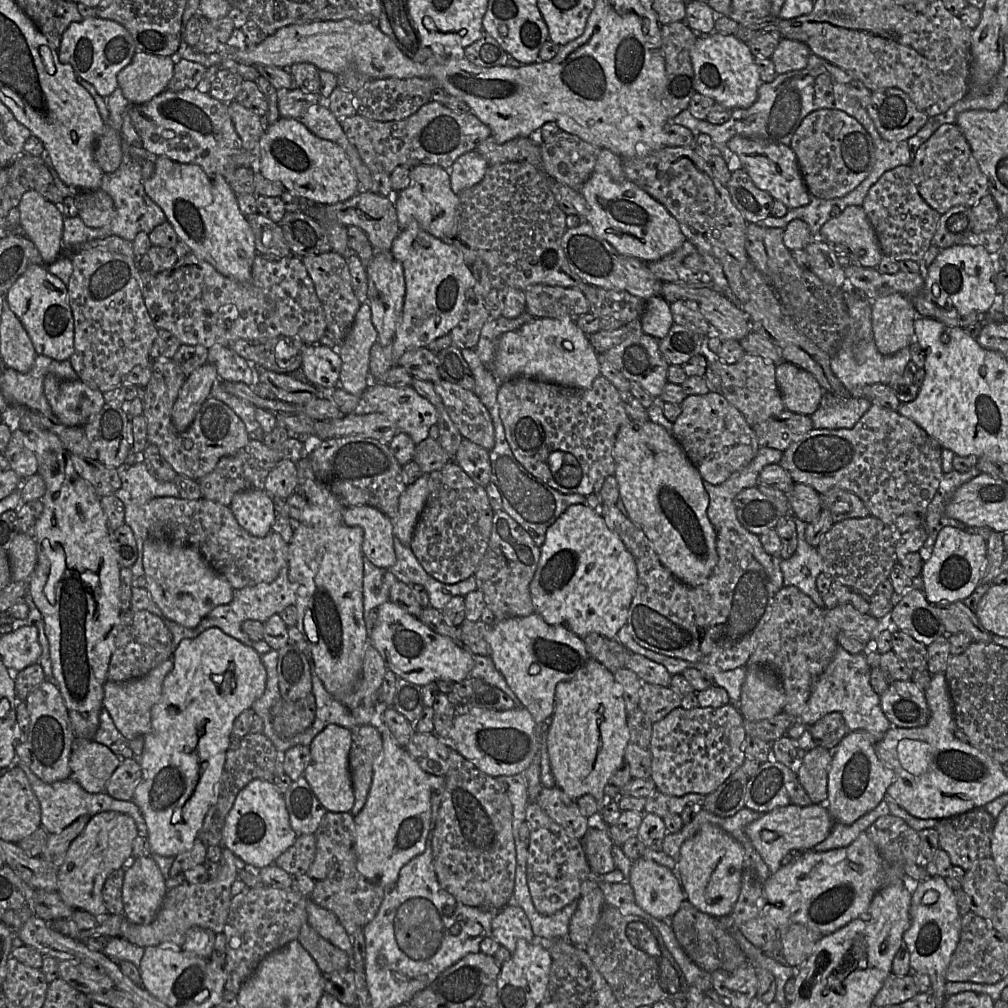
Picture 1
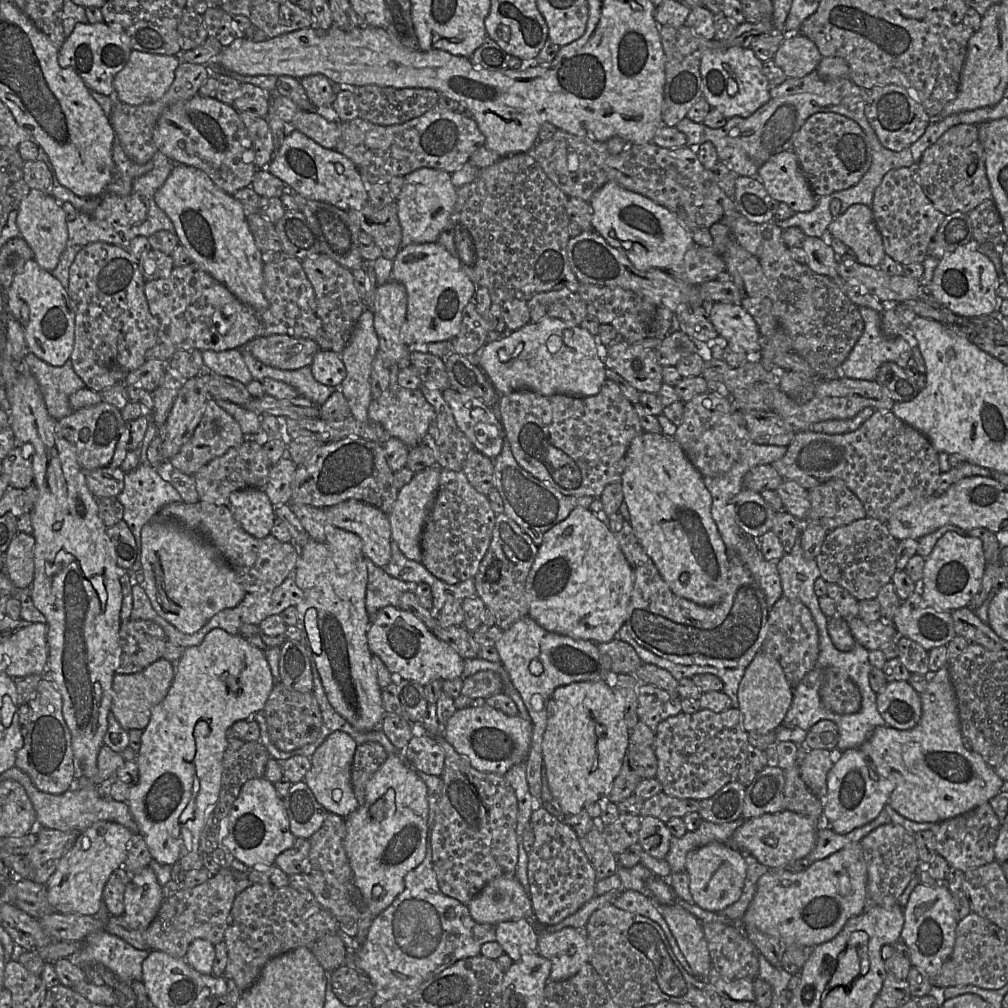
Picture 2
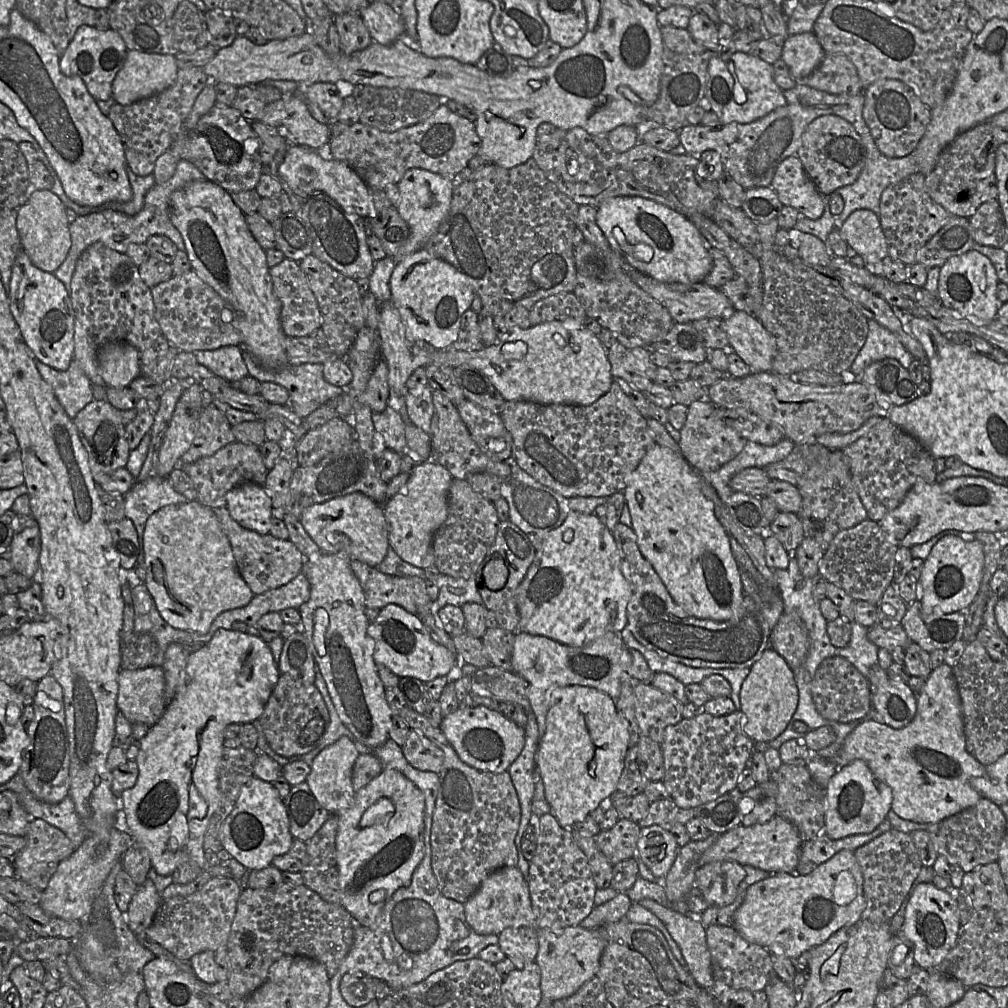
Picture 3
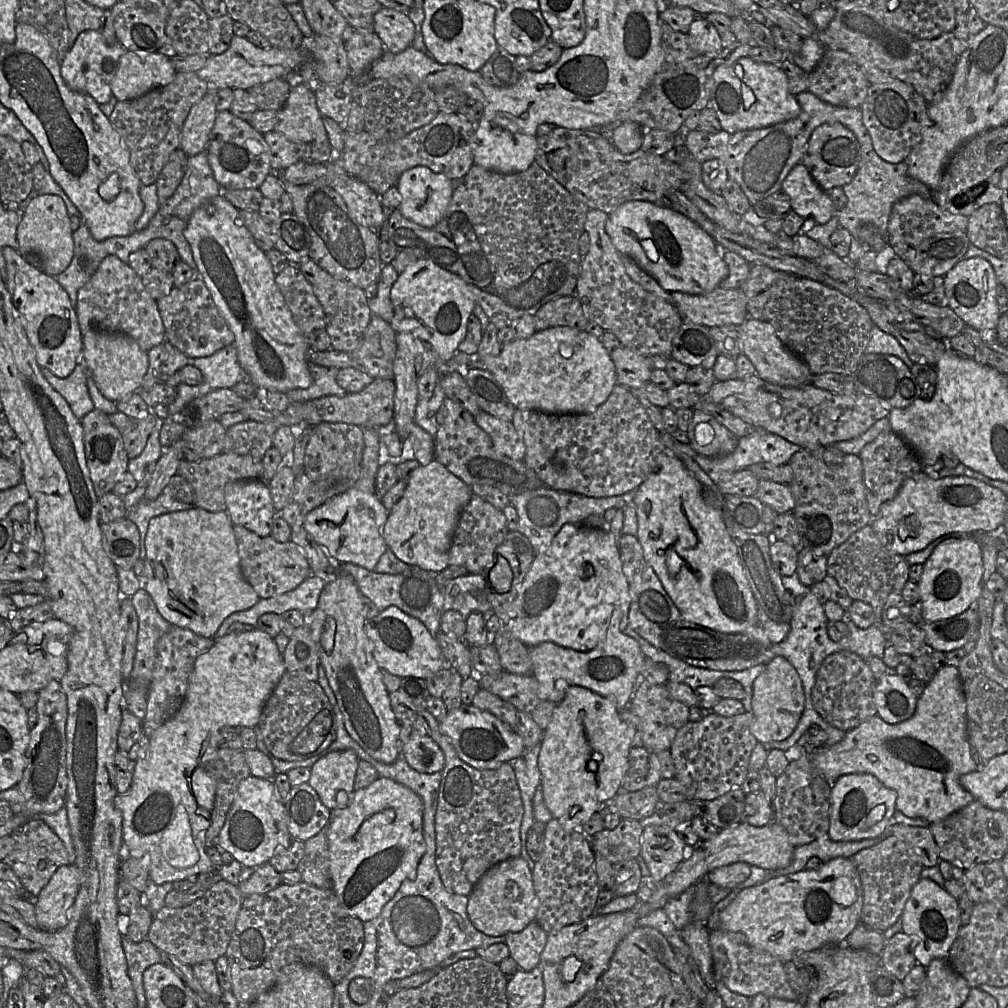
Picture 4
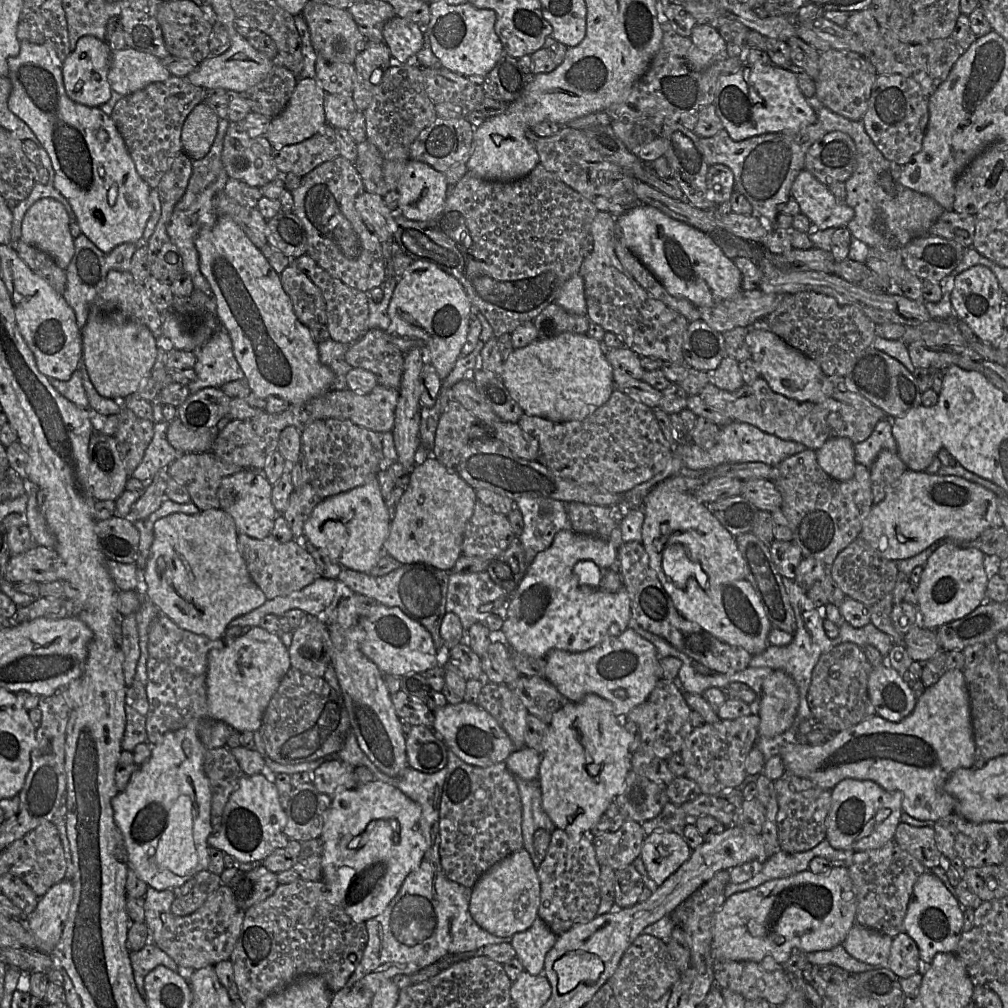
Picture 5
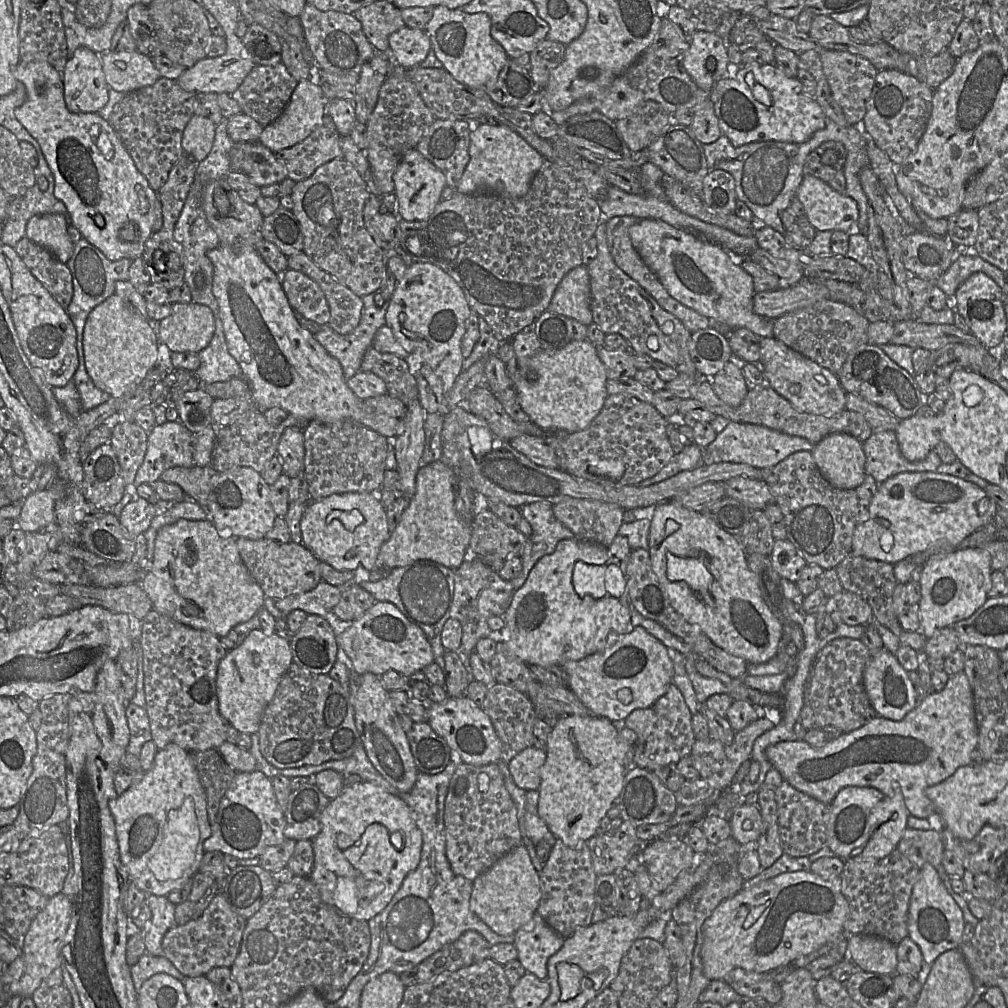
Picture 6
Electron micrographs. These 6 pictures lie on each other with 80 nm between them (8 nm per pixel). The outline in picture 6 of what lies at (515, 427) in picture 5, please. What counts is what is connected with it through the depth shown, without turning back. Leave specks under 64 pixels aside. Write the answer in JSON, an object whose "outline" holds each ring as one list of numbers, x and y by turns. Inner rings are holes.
{"outline":[[519,435,509,441,510,445,532,462,547,468,558,469,559,462,552,447,543,436]]}

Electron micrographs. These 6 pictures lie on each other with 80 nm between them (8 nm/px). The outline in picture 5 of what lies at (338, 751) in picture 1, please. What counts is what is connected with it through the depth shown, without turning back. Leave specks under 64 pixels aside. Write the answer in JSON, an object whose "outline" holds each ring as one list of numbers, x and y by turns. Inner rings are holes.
{"outline":[[328,760,312,771,311,783,319,792,332,797,337,792,356,786,354,769,352,765,341,760]]}

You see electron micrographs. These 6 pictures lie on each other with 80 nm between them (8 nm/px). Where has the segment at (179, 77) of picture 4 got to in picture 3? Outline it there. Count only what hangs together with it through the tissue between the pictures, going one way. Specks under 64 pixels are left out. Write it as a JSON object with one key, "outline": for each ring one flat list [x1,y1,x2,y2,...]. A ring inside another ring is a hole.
{"outline":[[202,67,178,69,174,84,166,90,130,105,115,103,111,107,108,118,121,138,127,165,136,175,143,177,153,173,157,158,170,149,196,98,209,81]]}

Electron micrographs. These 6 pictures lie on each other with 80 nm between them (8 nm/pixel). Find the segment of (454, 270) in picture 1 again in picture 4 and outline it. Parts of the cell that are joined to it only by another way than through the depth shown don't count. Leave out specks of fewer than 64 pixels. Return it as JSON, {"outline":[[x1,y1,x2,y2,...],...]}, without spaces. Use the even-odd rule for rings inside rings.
{"outline":[[419,258,398,275,391,288,395,333,410,332,427,342,443,360,449,360,463,340,469,316,476,304,475,297,458,275,442,269,428,259]]}

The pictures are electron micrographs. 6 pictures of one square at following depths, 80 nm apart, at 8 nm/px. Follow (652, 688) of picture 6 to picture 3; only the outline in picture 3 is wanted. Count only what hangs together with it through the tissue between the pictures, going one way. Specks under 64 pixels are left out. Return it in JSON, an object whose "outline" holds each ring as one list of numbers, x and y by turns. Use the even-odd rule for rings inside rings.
{"outline":[[612,613,605,634,585,647,568,646,545,636,515,632,513,672,528,682,528,699,537,721,539,740,545,734,551,694,555,689,582,685,609,694,615,702,619,698,621,682,624,677,630,677,626,670,631,665,631,654,622,640,621,631,614,630,615,619,616,614]]}

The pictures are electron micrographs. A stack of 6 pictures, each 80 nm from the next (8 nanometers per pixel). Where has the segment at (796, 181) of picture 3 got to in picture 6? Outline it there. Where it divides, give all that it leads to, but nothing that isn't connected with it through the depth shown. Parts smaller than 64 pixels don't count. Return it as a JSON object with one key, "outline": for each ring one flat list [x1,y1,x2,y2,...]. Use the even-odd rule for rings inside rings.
{"outline":[[804,175,796,197,803,204,805,215,817,231,840,230,849,233,851,229,856,229,859,217,857,202,845,193,835,191,827,182,811,175]]}

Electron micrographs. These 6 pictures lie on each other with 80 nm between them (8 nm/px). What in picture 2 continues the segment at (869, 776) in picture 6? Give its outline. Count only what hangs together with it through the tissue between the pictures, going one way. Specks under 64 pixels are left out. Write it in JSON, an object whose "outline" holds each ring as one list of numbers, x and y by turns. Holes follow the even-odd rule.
{"outline":[[943,666,936,673,931,673,928,677,928,686,923,694,921,694,922,714,919,722,915,727,908,730,899,730,888,725,876,727,868,739,859,747,859,749,872,761,877,770,890,779,894,784,894,790,890,794,888,804,903,817,918,823,939,823,956,816,962,815,976,808,977,806,989,802,997,794,1003,791,1005,781,1003,781,996,773,995,769,990,767,983,758,973,750,967,750,962,743,962,732,960,729,960,721,957,707,955,691,950,679,948,666]]}

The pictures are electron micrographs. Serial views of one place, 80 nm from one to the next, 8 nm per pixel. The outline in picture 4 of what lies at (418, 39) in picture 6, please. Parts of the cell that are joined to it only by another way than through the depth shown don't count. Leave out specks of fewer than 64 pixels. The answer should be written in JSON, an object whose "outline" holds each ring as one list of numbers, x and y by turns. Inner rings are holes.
{"outline":[[382,7,374,15,374,32,381,39,387,51,397,54,412,46,415,25,408,15]]}

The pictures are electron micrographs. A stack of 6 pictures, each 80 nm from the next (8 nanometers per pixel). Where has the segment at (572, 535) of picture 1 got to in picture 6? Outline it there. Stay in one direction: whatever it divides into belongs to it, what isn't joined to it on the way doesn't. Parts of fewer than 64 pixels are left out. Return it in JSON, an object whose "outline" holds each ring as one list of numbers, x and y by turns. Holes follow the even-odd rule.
{"outline":[[578,539,561,540,552,554,545,555,532,568,526,582,518,589,510,607,501,615,506,625,500,630,512,653,527,665,559,665,567,661,581,660,591,654,601,652,612,646,621,636,627,633,631,621,632,608,623,604,615,596,607,594,596,599,592,596,580,596,574,589,572,577,577,561,588,564,604,565,610,558,608,547,598,543]]}

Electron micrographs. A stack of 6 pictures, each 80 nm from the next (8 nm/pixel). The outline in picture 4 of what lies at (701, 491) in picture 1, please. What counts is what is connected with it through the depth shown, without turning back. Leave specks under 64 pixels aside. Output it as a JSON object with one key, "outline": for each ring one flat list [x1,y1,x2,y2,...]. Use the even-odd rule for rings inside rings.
{"outline":[[665,451,658,456,657,469,636,489,633,504,638,520,636,537,643,548,644,558,653,568,664,589,686,620,721,633,742,633,757,623,758,606,741,564,738,549,726,529,723,513,706,503,699,492,696,480,689,474,682,462,671,452]]}

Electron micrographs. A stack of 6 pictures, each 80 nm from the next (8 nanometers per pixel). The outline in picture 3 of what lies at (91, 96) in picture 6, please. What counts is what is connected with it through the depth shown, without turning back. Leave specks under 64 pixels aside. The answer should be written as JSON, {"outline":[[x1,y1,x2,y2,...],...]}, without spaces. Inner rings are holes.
{"outline":[[82,25,60,57,60,70,66,76,79,76,96,101,106,101,112,97,112,82,123,67,127,51,122,37,113,29,100,30]]}

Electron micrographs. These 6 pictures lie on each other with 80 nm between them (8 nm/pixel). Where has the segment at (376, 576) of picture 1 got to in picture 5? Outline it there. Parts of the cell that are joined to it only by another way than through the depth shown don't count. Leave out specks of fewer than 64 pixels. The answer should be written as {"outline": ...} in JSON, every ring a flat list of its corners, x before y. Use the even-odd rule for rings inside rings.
{"outline":[[411,563,384,576,372,576,370,573,358,572,342,567,338,576,340,591,350,589,353,592,375,599,387,607,399,607,407,616,424,626,431,634,440,659,443,639,440,635,442,620,447,613,446,602,450,573,437,569,426,563]]}

